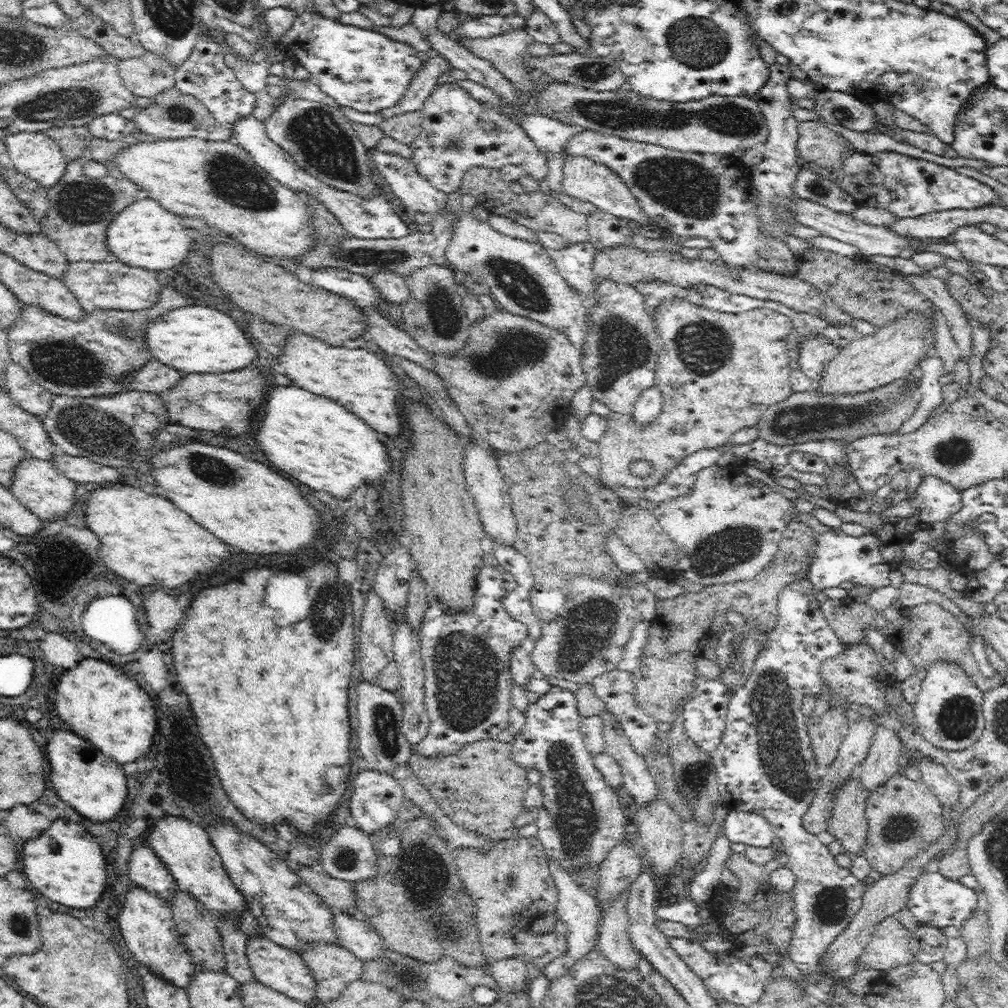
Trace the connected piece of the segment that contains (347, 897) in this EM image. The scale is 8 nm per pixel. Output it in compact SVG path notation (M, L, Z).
M308 865L296 866L295 874L333 910L340 909L352 913L356 909L354 885L346 880L340 880L313 872Z

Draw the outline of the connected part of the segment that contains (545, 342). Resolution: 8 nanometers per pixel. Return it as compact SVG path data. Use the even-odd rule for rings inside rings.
M494 308L489 311L485 317L480 319L480 322L471 324L470 338L468 338L468 344L464 346L462 352L458 352L456 356L448 356L444 358L440 354L434 354L431 356L433 370L437 372L442 382L445 384L452 401L456 403L456 406L460 409L460 412L464 415L464 418L468 421L468 424L472 427L473 434L482 441L485 445L492 448L495 453L500 452L518 452L524 449L531 449L536 447L539 443L542 443L546 439L546 435L549 431L559 429L563 423L571 414L571 401L574 394L587 384L586 375L584 375L581 362L581 354L574 344L568 339L568 336L560 330L544 326L536 320L521 317L520 315L512 314L510 311L500 310Z

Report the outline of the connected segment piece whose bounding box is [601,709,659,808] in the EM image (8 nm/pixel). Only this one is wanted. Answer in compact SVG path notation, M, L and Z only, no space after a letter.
M608 710L601 714L603 720L603 735L606 740L606 752L610 753L619 764L623 774L622 787L630 796L634 804L642 808L644 804L658 798L659 792L654 777L650 774L645 757L636 755L632 743L618 724L618 720Z

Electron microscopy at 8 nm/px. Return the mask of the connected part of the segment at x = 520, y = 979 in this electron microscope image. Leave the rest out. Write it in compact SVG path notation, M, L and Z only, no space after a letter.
M520 958L493 960L489 970L505 993L528 990L528 967Z

